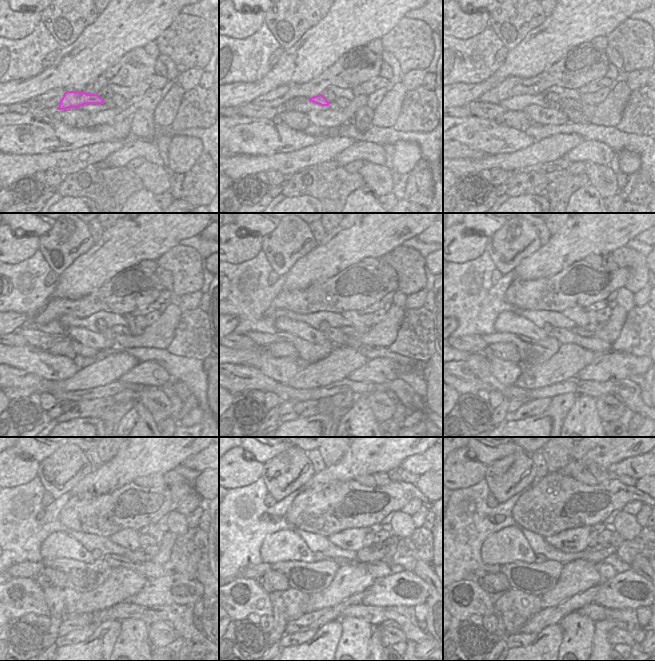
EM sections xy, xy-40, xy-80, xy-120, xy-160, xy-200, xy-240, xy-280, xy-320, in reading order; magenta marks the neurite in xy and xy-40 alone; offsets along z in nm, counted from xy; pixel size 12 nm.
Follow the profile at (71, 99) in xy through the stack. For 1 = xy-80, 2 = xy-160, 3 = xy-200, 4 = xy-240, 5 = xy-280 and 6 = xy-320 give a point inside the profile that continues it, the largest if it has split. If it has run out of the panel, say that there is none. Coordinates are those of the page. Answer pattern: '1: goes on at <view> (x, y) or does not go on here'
1: goes on at xy-80 (556, 106)
2: goes on at xy-160 (335, 335)
3: goes on at xy-200 (564, 336)
4: goes on at xy-240 (150, 570)
5: goes on at xy-280 (379, 569)
6: goes on at xy-320 (606, 571)

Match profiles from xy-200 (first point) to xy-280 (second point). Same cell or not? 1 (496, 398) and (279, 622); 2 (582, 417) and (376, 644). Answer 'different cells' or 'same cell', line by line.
1: different cells
2: different cells

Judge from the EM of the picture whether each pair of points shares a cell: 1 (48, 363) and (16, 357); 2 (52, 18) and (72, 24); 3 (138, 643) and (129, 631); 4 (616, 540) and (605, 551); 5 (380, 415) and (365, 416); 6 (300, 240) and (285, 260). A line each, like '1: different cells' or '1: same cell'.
1: same cell
2: same cell
3: same cell
4: same cell
5: different cells
6: same cell

